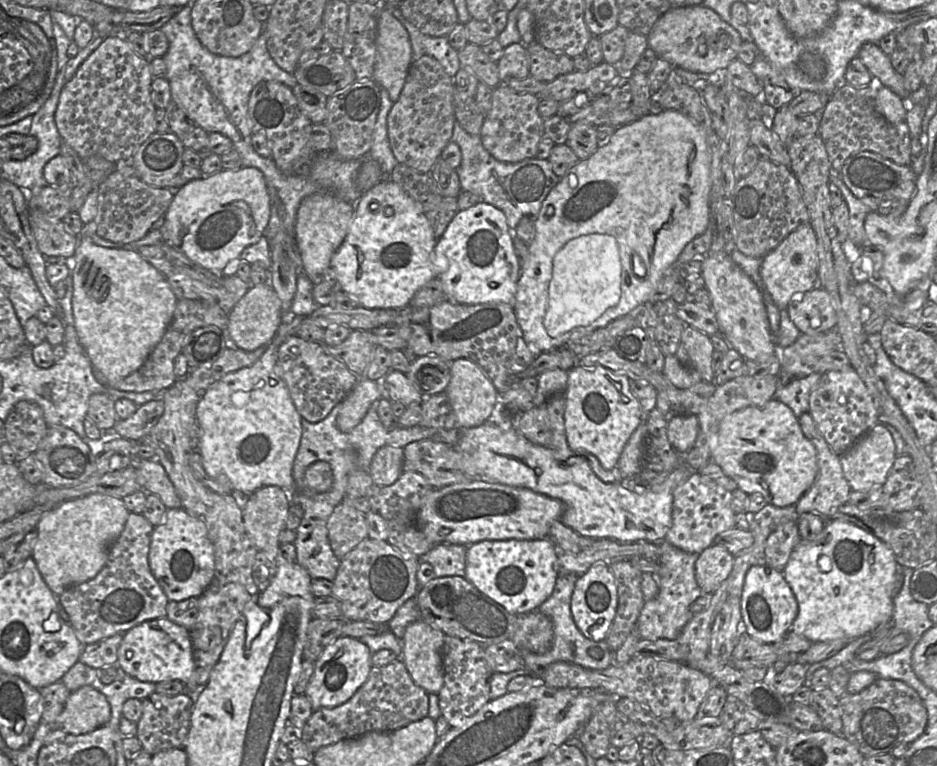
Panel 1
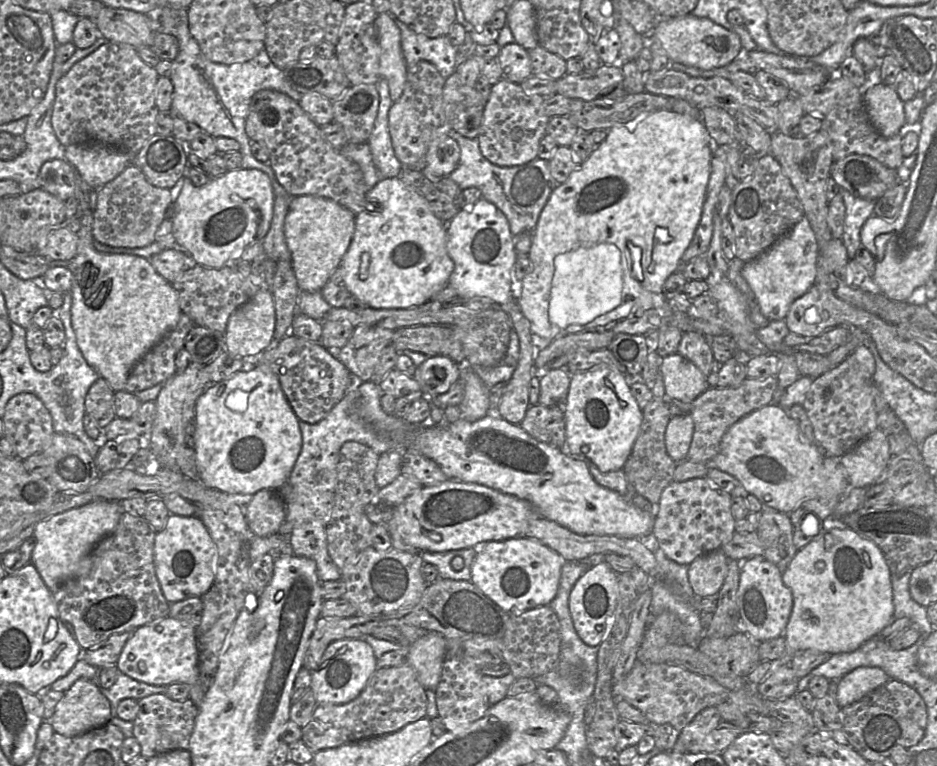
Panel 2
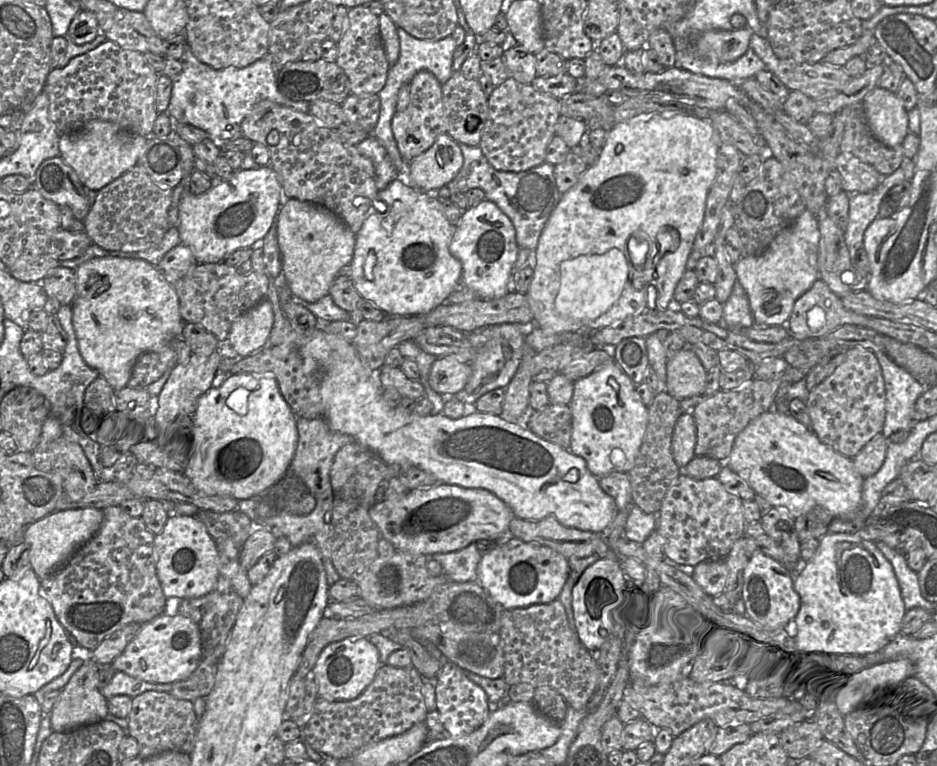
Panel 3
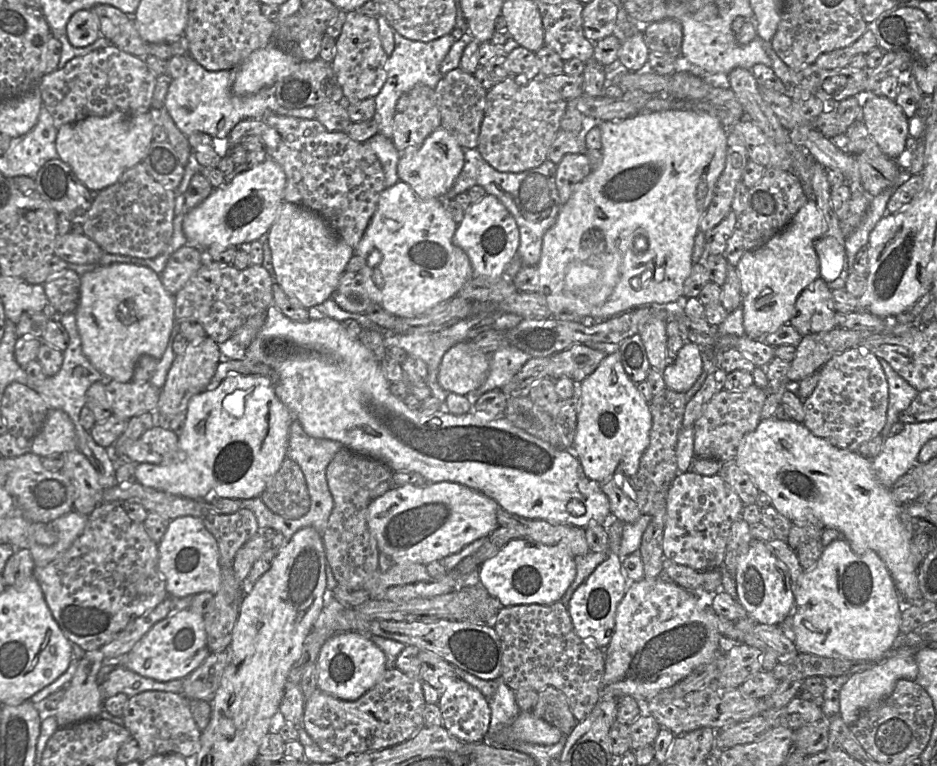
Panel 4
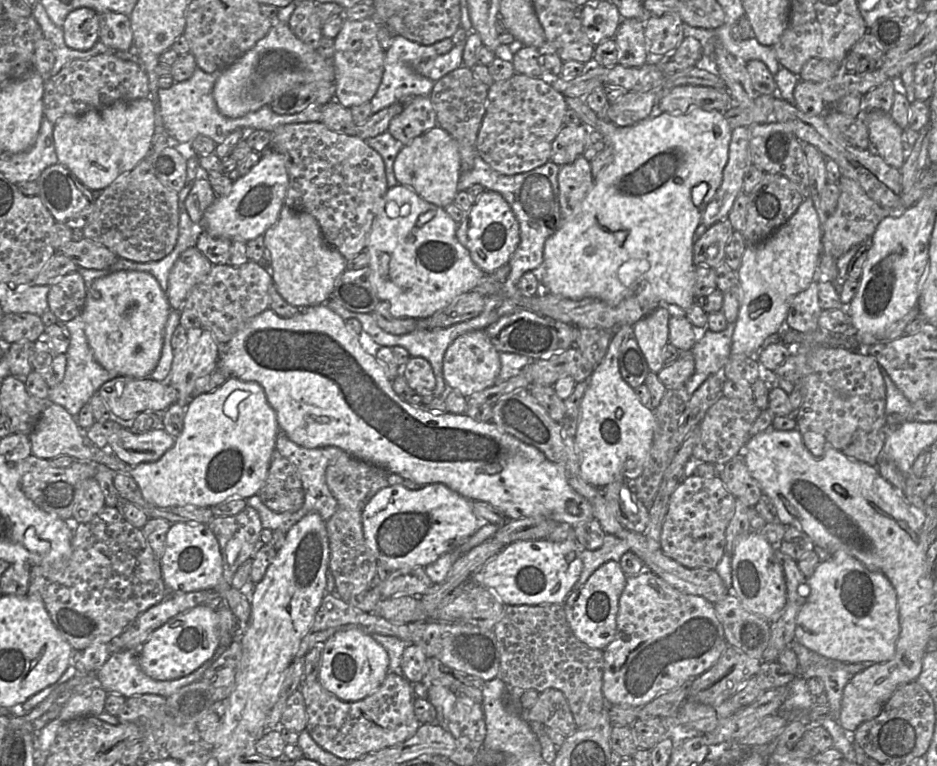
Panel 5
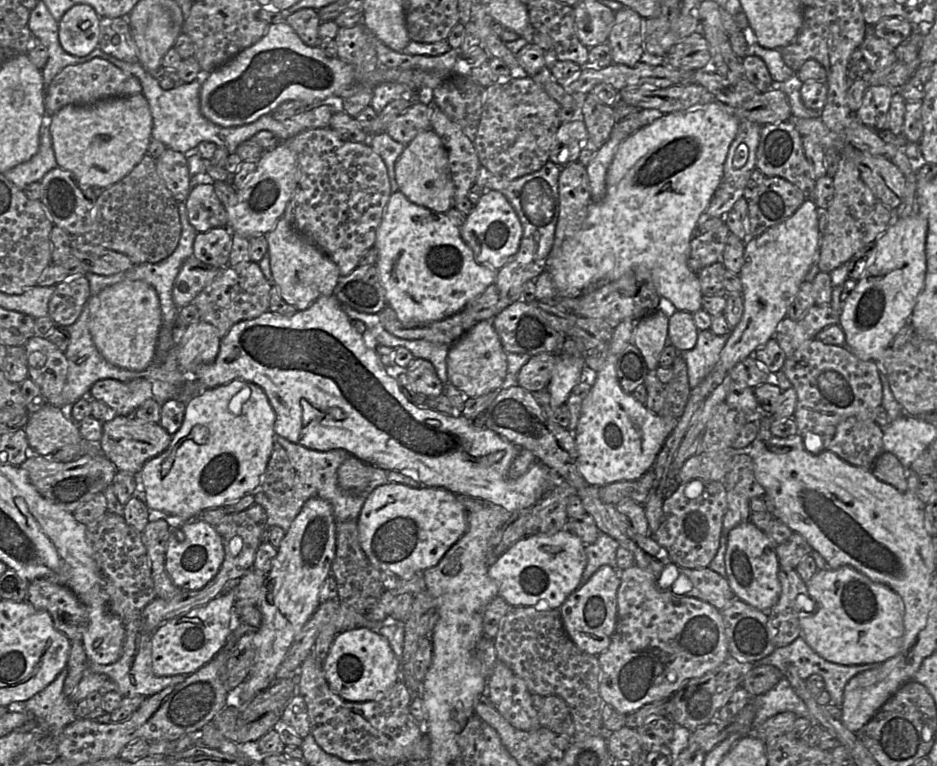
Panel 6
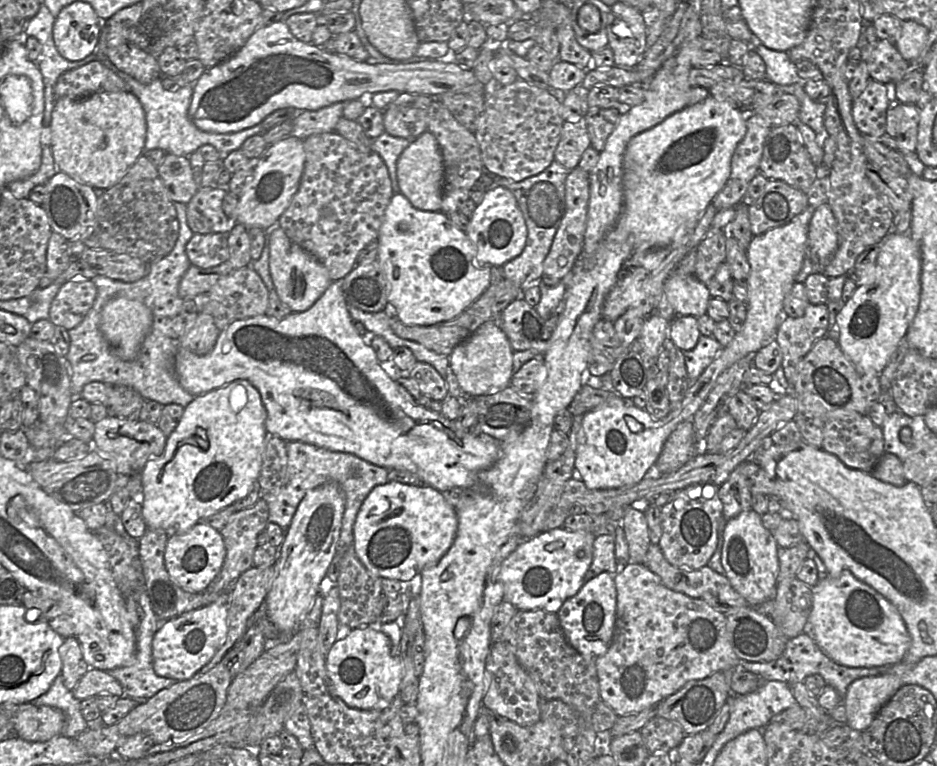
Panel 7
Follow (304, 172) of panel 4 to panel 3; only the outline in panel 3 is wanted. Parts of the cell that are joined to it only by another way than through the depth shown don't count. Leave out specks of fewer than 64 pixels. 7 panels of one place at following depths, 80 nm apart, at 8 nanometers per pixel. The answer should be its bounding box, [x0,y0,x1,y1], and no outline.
[241,100,378,234]

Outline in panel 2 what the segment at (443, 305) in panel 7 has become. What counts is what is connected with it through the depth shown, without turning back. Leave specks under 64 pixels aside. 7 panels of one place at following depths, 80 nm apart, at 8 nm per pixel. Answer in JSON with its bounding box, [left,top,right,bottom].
[339,178,454,309]

